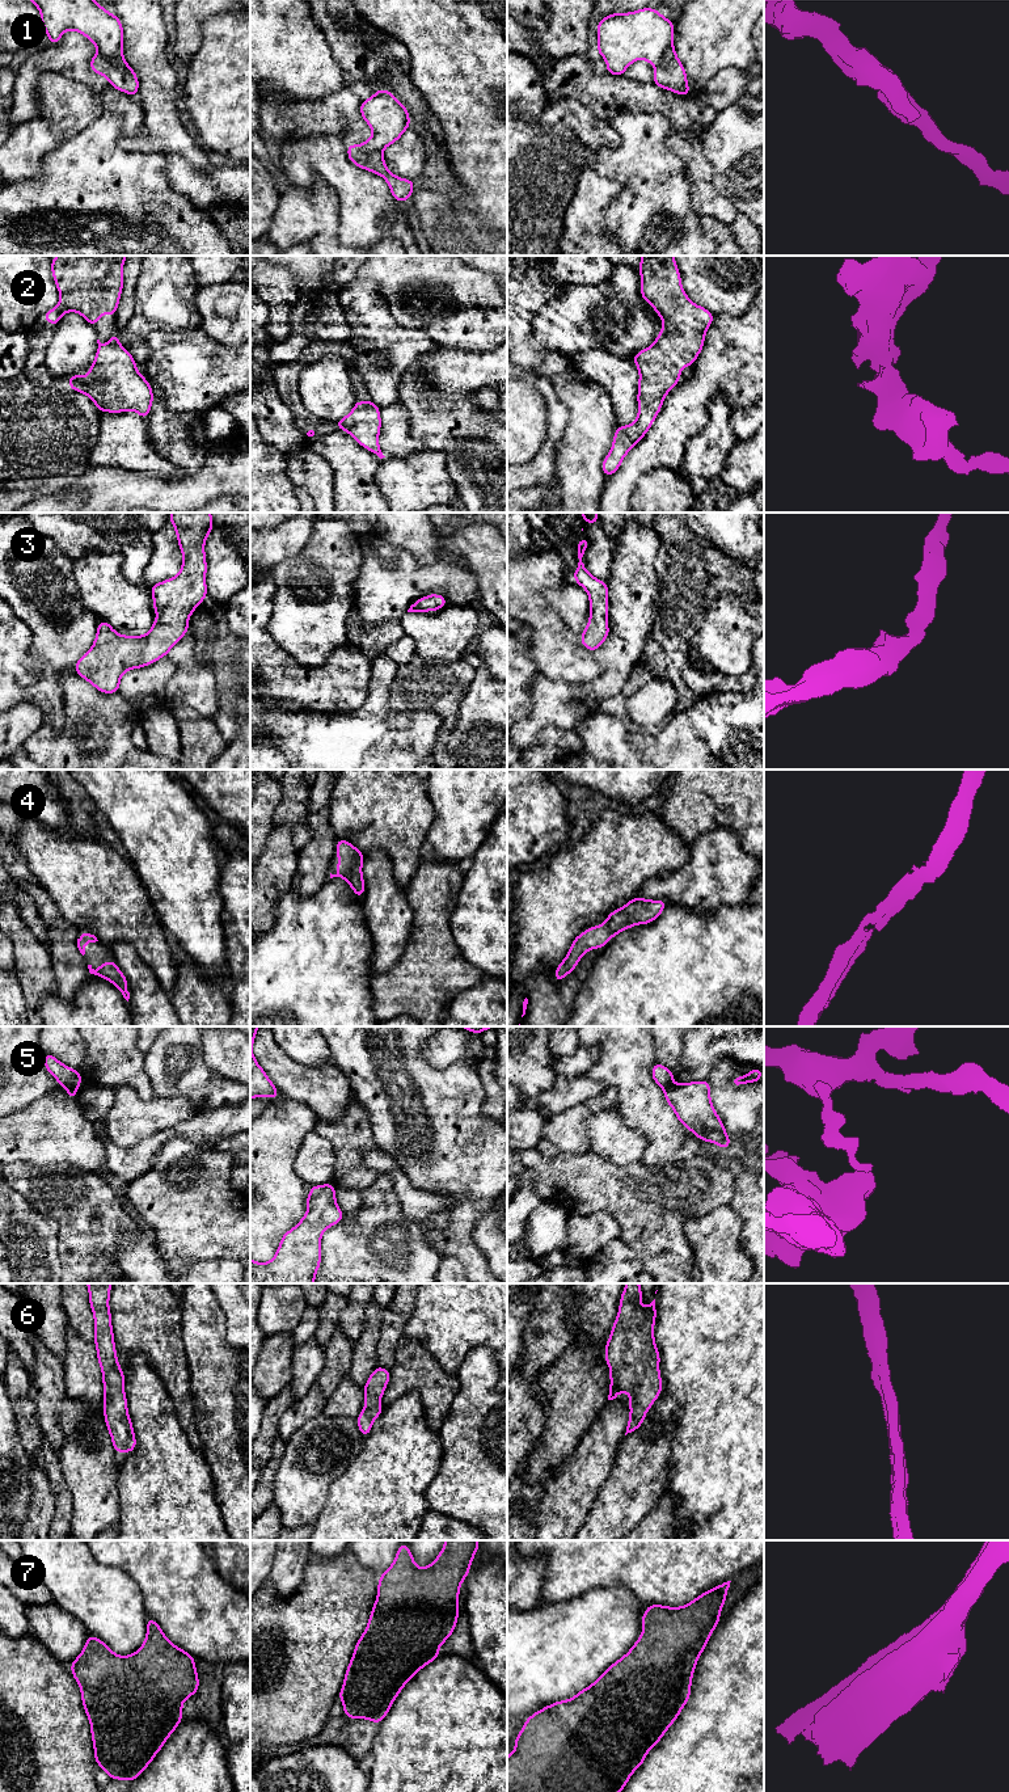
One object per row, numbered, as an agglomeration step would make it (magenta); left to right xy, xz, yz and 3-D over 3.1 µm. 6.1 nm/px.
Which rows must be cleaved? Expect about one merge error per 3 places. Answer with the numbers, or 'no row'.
1, 5

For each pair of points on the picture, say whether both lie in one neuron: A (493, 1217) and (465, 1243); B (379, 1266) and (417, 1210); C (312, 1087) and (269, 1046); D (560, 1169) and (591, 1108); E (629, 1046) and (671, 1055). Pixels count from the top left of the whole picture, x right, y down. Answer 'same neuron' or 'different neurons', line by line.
A: different neurons
B: different neurons
C: same neuron
D: different neurons
E: different neurons

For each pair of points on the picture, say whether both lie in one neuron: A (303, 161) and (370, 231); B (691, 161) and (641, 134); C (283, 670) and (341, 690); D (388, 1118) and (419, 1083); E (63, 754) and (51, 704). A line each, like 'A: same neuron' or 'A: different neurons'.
A: same neuron
B: different neurons
C: same neuron
D: same neuron
E: different neurons

